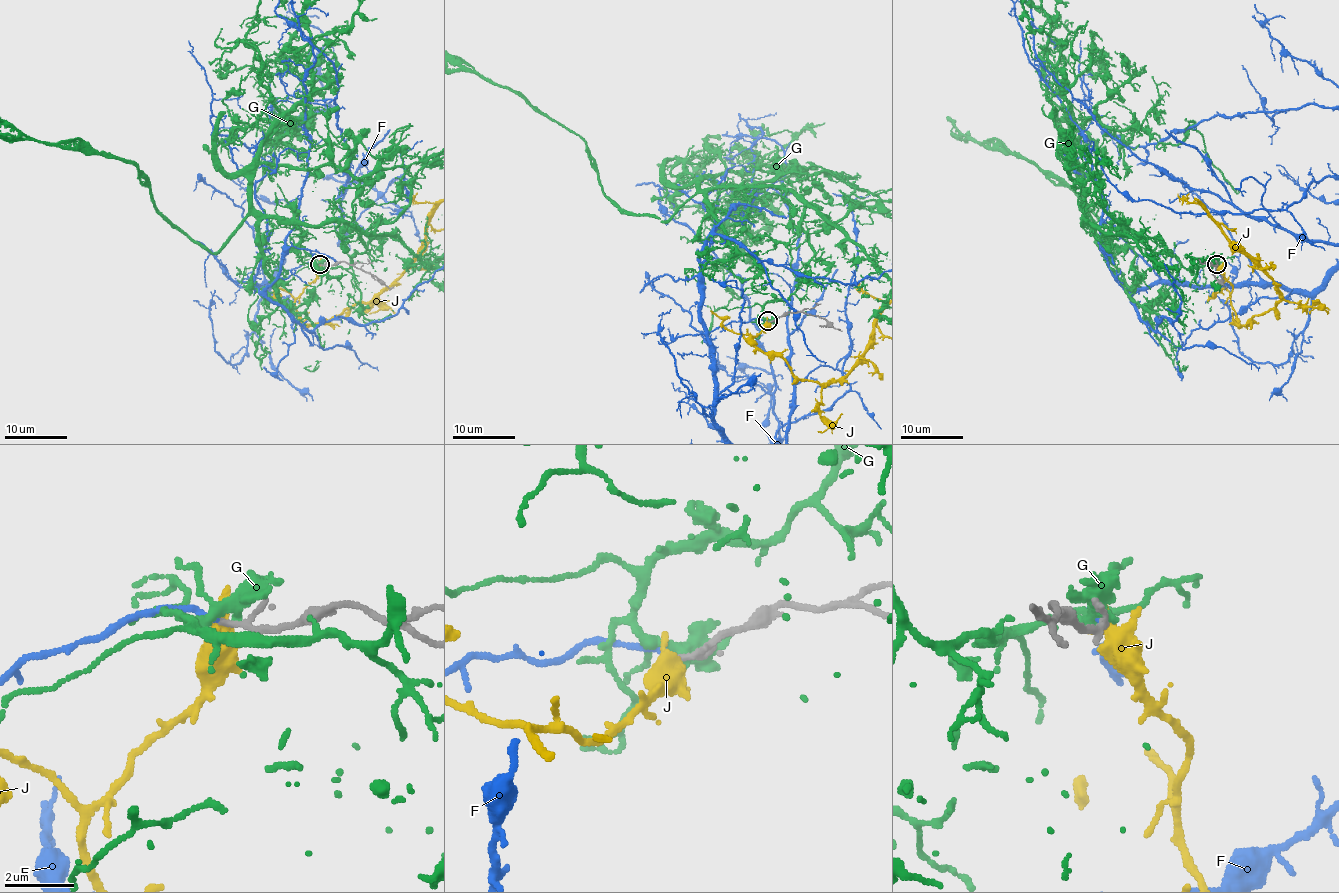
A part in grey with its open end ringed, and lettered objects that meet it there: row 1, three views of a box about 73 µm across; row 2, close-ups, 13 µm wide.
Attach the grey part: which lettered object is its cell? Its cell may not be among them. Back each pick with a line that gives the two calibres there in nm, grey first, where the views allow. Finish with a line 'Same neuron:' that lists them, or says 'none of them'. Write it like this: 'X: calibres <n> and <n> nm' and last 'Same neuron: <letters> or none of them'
F: calibres 110 and 140 nm
Same neuron: F

